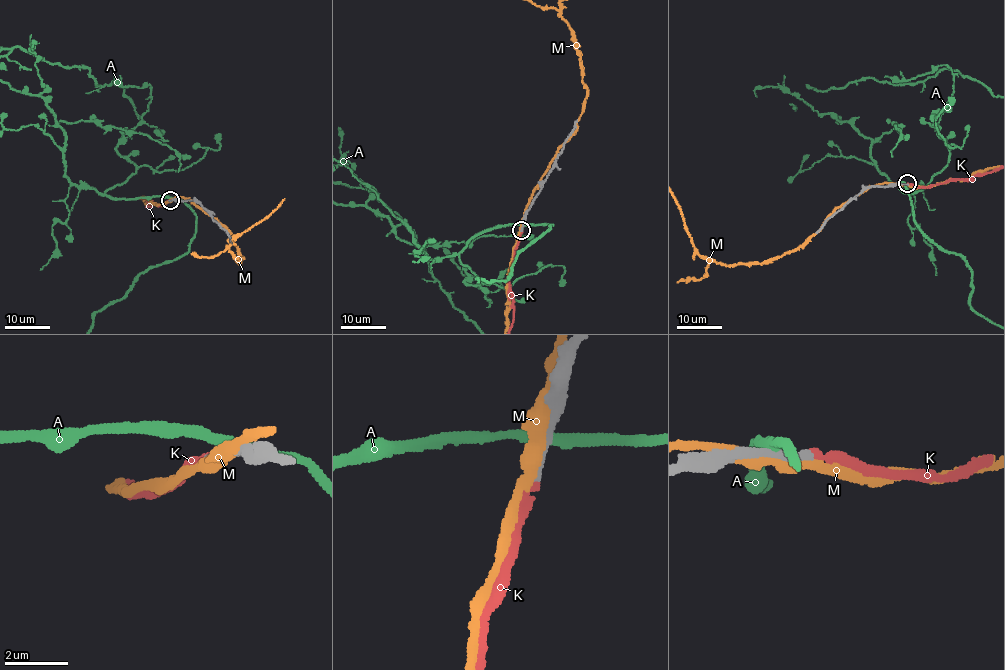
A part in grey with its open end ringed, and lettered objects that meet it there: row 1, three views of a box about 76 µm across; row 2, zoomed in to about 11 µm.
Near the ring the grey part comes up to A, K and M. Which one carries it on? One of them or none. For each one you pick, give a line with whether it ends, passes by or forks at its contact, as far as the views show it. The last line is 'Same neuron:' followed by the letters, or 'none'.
K: It ends there
Same neuron: K

